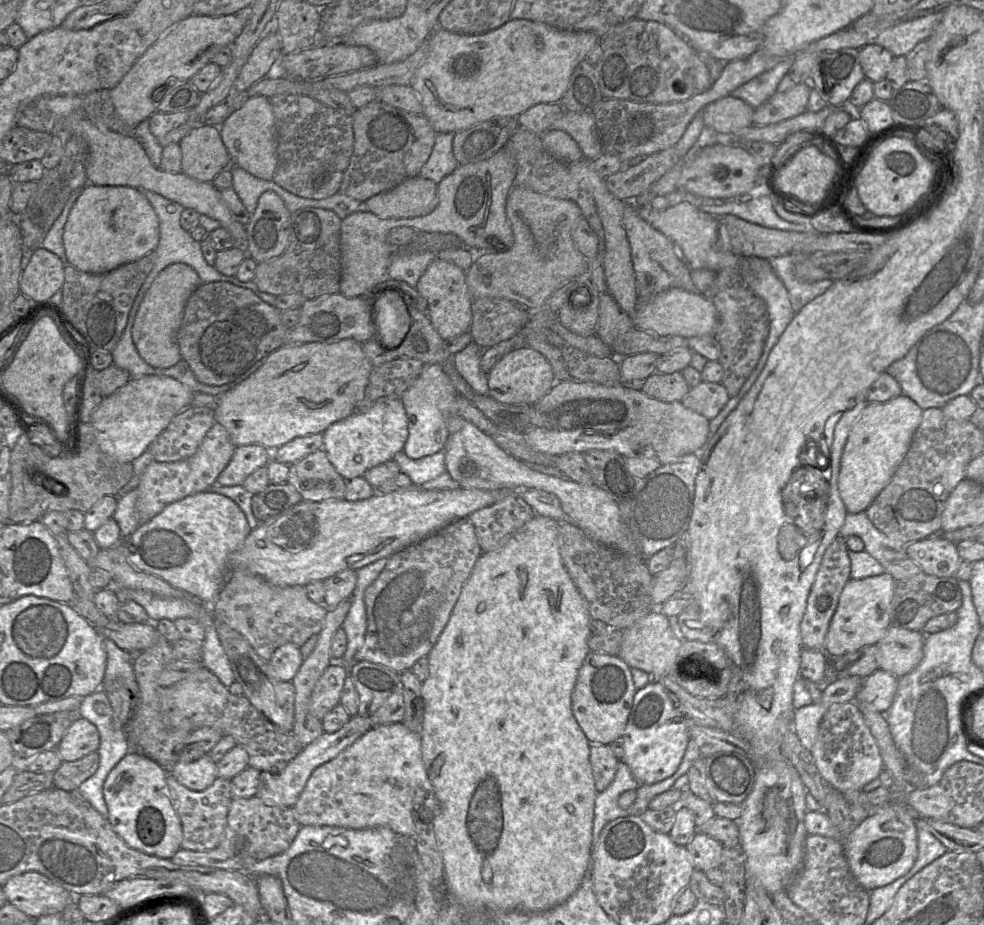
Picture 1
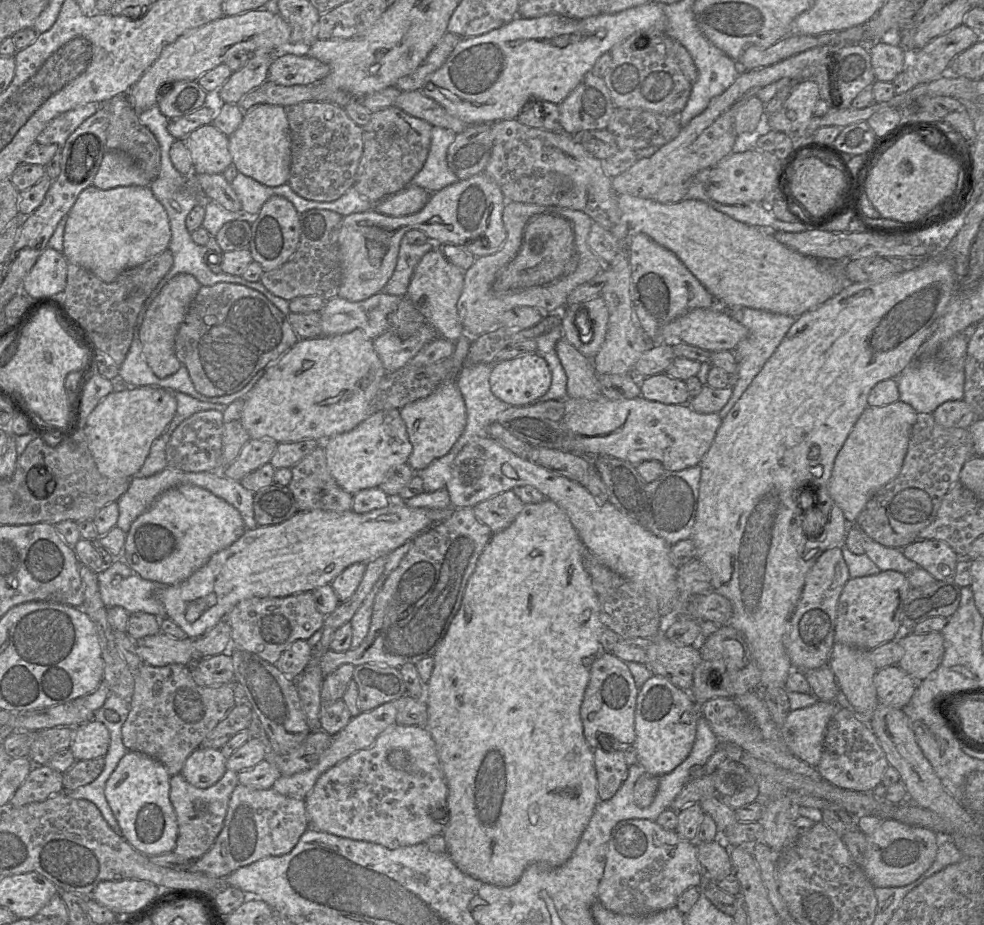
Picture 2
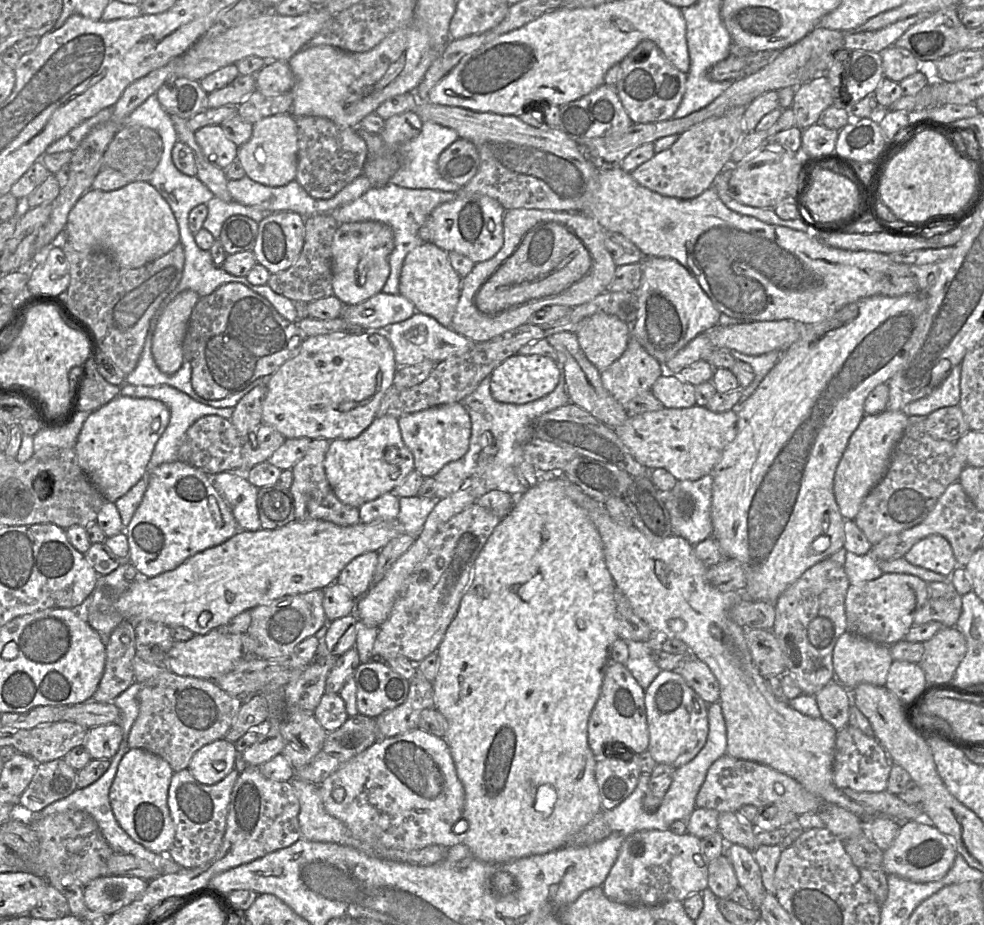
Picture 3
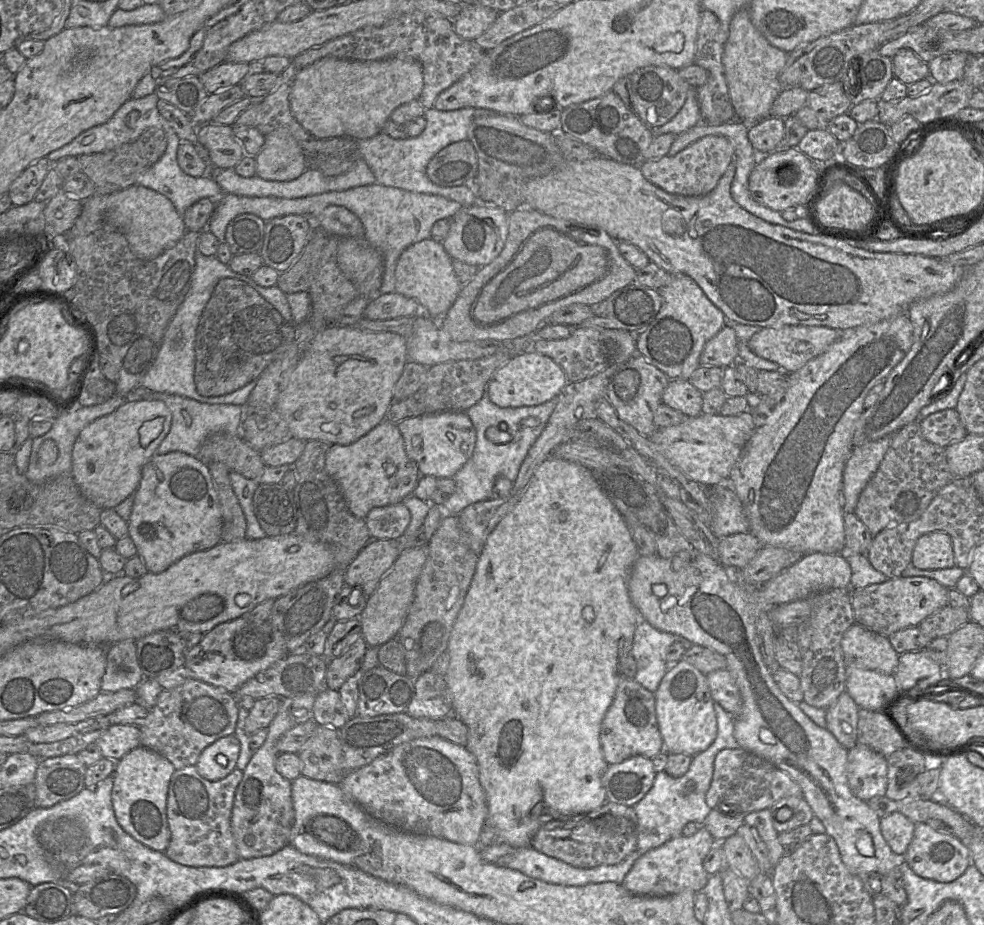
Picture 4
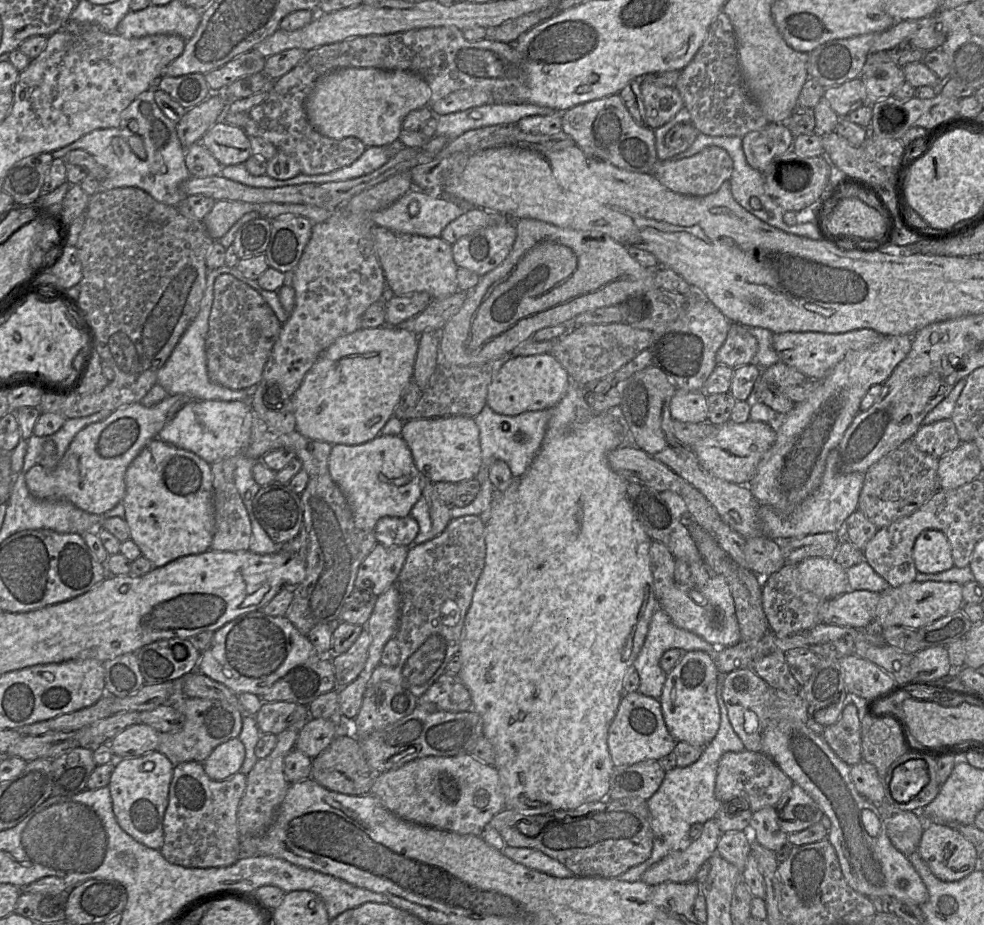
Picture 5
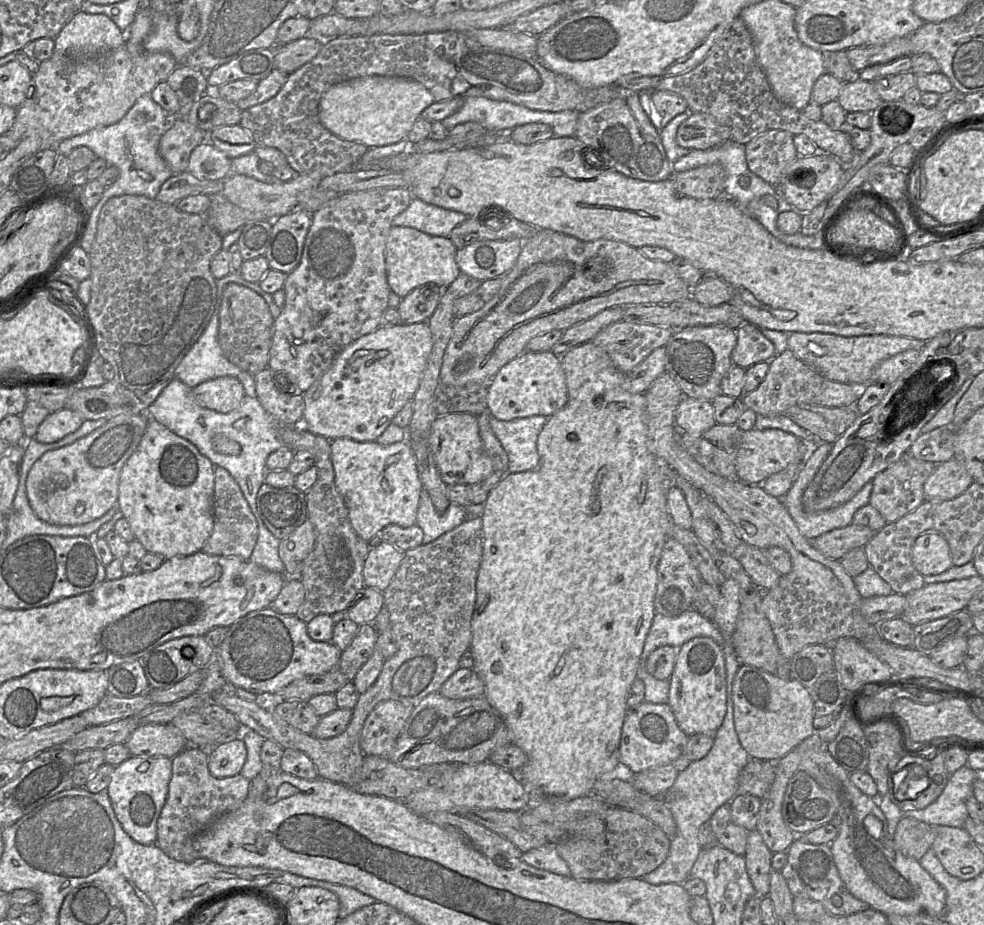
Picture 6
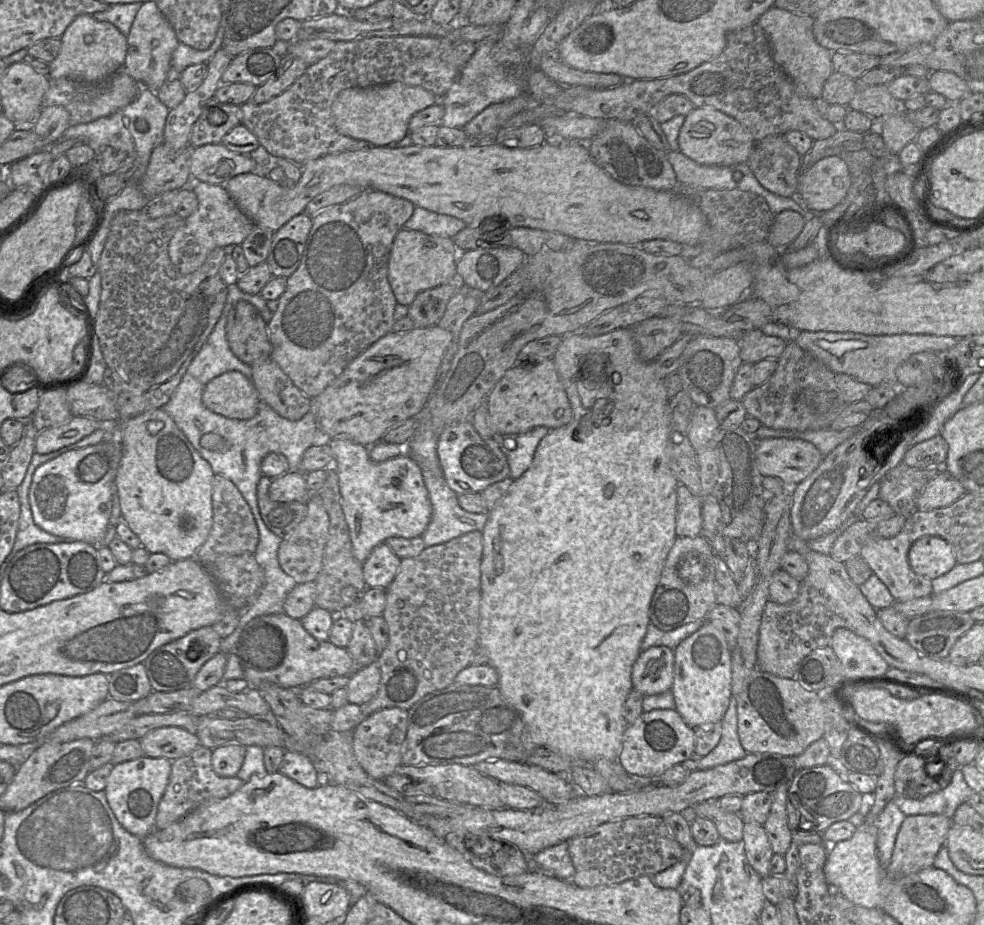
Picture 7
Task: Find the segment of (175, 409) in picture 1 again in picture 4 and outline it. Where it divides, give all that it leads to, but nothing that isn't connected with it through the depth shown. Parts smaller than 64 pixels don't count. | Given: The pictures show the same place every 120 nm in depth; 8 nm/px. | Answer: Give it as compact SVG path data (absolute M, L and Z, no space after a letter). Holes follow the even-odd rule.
M141 400L141 401L126 401L123 405L117 408L114 412L96 419L87 426L85 426L79 433L72 450L72 477L82 492L82 494L93 502L100 509L114 509L123 500L125 500L130 495L133 495L137 490L141 476L143 466L155 455L157 454L157 449L161 442L164 440L168 432L170 431L172 422L172 414L169 408L163 401L160 400Z

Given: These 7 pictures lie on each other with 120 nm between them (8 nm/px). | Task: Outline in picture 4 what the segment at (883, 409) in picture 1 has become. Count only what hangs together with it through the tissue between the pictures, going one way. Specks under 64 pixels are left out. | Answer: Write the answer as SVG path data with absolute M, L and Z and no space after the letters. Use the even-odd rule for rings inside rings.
M886 436L862 446L853 447L842 477L842 508L854 512L858 498L879 467L892 436Z

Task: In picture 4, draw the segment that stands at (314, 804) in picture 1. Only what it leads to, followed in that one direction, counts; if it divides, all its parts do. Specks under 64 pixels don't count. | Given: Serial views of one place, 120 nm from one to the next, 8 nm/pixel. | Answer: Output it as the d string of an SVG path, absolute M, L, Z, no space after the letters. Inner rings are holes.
M439 736L397 745L369 765L347 772L339 784L347 796L378 821L403 831L480 846L488 805L475 757Z

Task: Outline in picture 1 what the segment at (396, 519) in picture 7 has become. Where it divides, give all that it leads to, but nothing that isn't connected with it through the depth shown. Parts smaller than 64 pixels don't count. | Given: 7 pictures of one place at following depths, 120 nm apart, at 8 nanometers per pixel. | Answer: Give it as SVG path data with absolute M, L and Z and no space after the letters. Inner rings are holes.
M384 398L368 411L355 411L323 432L323 449L336 471L345 479L361 477L370 468L392 460L408 437L408 418L401 398Z

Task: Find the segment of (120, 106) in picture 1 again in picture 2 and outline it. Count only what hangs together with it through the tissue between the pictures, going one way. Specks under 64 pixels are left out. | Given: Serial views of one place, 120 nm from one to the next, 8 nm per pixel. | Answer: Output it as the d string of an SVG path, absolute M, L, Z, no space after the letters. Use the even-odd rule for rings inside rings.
M272 7L251 10L235 16L223 15L219 19L186 32L175 42L165 46L157 60L126 93L127 99L137 113L143 112L157 105L161 95L175 82L197 81L201 75L224 63L228 57L238 52L253 54L258 50L271 50L274 57L285 53L300 53L303 48L296 48L290 42L290 36L290 26Z

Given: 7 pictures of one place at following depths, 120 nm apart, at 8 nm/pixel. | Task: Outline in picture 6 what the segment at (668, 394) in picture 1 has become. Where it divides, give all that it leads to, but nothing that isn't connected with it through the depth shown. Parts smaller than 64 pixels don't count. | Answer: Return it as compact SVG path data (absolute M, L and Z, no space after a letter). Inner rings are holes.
M683 396L675 411L674 422L681 432L689 434L705 432L717 423L714 407L710 401L686 396Z

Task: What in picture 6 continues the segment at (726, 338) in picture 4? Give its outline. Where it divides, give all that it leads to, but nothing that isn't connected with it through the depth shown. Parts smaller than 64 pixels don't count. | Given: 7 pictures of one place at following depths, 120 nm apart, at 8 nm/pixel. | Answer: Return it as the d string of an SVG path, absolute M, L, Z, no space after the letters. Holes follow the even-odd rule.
M744 323L736 329L737 343L731 353L733 365L742 368L770 361L776 356L773 343L767 339L757 326Z

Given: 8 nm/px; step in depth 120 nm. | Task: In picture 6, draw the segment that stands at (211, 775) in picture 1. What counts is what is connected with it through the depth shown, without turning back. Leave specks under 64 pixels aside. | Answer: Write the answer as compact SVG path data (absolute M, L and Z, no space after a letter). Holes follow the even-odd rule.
M236 738L209 750L208 769L216 778L234 776L241 772L246 759L246 745L242 739Z

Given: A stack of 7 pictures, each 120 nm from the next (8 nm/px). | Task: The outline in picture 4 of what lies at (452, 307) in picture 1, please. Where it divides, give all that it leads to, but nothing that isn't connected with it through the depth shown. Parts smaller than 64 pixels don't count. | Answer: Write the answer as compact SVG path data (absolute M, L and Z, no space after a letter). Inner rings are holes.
M429 237L407 247L400 255L395 270L395 292L415 299L424 312L434 320L445 316L456 301L462 284L455 275L453 259L442 243Z

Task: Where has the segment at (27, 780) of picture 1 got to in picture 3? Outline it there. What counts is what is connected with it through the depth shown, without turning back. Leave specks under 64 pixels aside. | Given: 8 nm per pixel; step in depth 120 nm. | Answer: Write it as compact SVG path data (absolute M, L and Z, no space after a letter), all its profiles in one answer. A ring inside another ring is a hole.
M63 758L41 763L25 791L17 799L18 807L26 813L38 813L46 806L61 800L77 789L77 771L69 766Z

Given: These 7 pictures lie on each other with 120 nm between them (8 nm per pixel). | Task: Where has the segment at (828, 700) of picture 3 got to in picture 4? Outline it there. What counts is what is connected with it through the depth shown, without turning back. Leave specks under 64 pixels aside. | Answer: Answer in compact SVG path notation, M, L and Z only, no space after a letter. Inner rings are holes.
M846 691L826 709L826 729L847 750L857 743L858 711L859 707Z

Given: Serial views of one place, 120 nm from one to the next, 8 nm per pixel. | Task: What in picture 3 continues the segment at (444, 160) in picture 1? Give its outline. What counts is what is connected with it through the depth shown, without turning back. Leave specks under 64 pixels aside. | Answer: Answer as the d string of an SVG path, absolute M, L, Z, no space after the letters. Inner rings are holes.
M425 121L418 136L399 146L400 167L390 179L390 183L411 189L434 189L461 193L463 187L445 180L438 171L440 154L458 138L459 135L454 129L432 121Z

